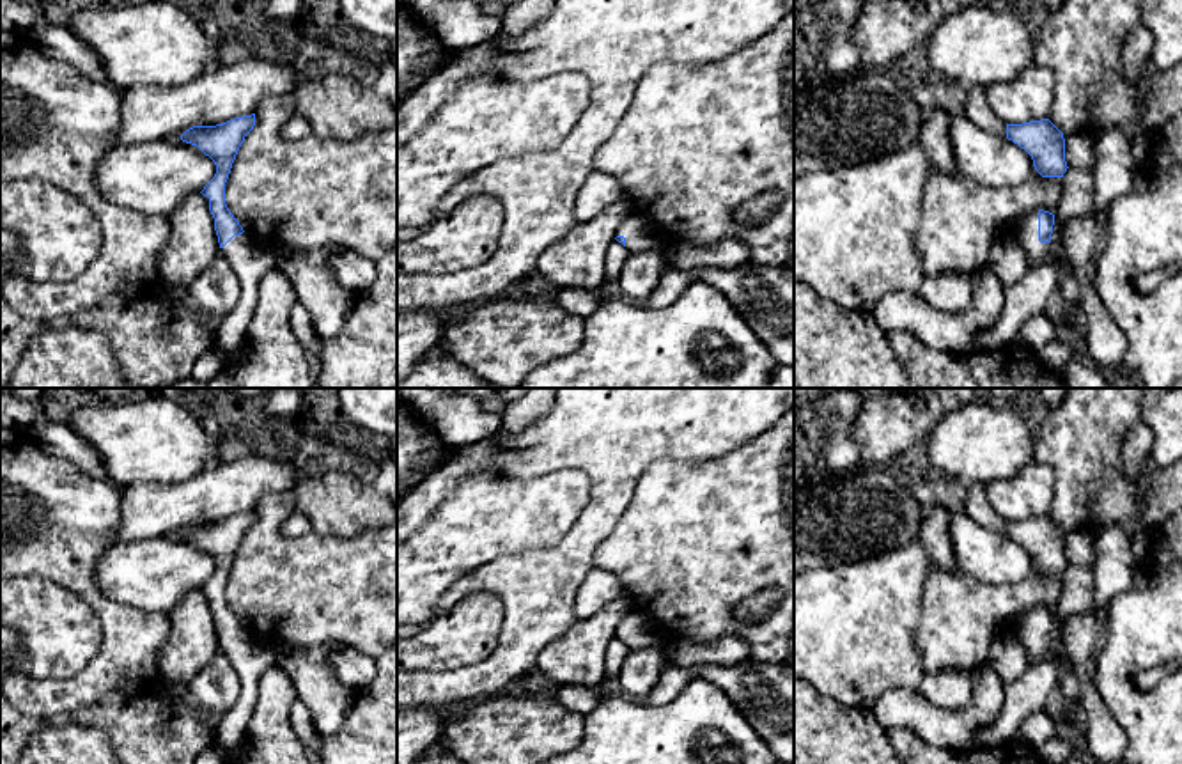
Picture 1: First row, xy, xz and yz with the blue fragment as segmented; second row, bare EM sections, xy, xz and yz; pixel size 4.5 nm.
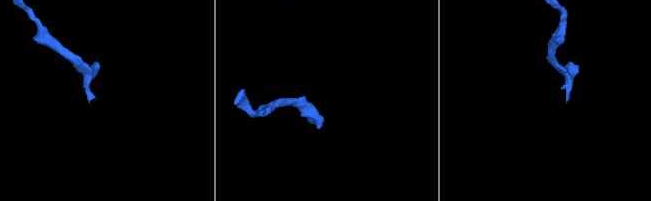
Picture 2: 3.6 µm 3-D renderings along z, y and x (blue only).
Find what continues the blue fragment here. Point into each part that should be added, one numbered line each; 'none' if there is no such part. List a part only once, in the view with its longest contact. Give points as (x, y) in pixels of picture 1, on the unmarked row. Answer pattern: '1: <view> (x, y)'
1: yz (1026, 630)

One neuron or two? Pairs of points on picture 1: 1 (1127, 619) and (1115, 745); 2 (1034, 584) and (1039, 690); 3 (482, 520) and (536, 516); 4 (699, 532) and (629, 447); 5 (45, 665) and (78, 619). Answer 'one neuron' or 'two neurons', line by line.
1: two neurons
2: two neurons
3: one neuron
4: two neurons
5: one neuron

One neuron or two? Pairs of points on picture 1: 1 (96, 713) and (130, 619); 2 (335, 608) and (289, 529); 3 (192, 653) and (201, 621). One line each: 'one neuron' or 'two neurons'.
1: two neurons
2: two neurons
3: one neuron

